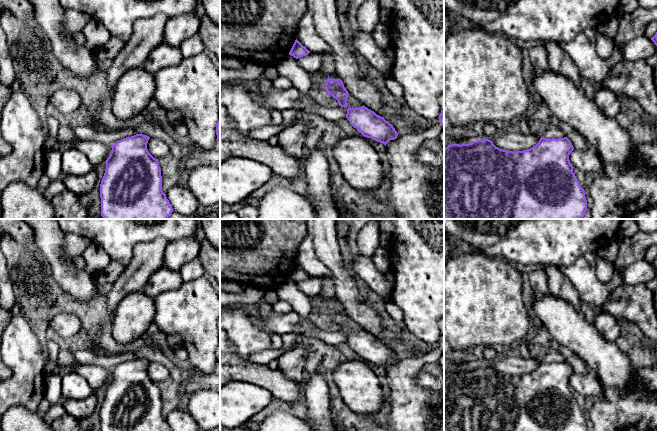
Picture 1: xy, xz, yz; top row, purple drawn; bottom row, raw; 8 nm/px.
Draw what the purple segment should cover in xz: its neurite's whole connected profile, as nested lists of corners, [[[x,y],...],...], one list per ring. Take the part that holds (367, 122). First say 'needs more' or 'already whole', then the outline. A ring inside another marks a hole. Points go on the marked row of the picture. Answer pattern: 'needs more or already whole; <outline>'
already whole; [[[364,105],[358,108],[348,108],[346,118],[364,137],[383,143],[385,146],[398,136],[392,124]]]

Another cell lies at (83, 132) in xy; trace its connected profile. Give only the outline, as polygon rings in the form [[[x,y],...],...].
[[[78,125],[71,127],[74,137],[80,140],[95,140],[113,146],[117,141],[137,134],[136,129],[119,129],[114,132],[97,132],[93,126]]]

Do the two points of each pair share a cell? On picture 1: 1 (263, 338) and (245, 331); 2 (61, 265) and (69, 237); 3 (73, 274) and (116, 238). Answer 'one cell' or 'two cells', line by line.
1: one cell
2: two cells
3: two cells

